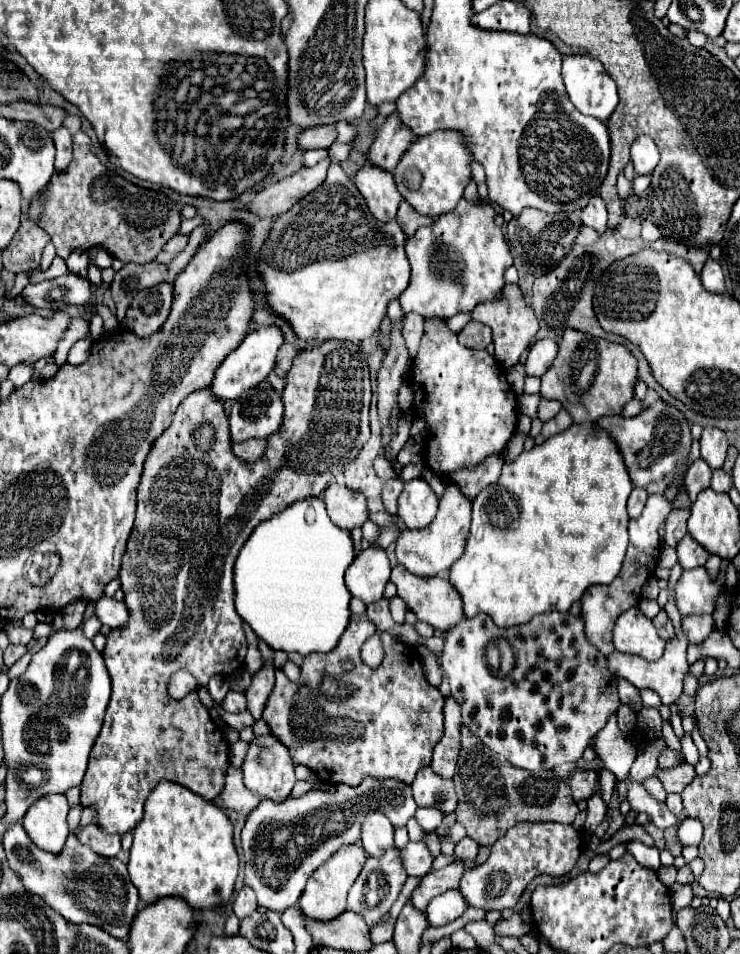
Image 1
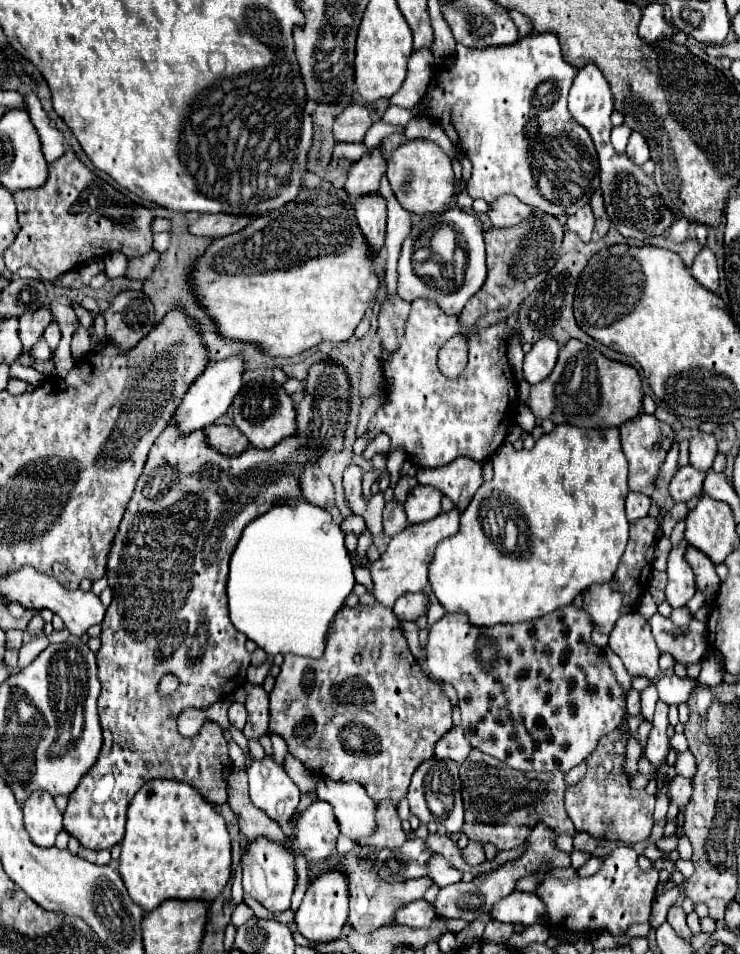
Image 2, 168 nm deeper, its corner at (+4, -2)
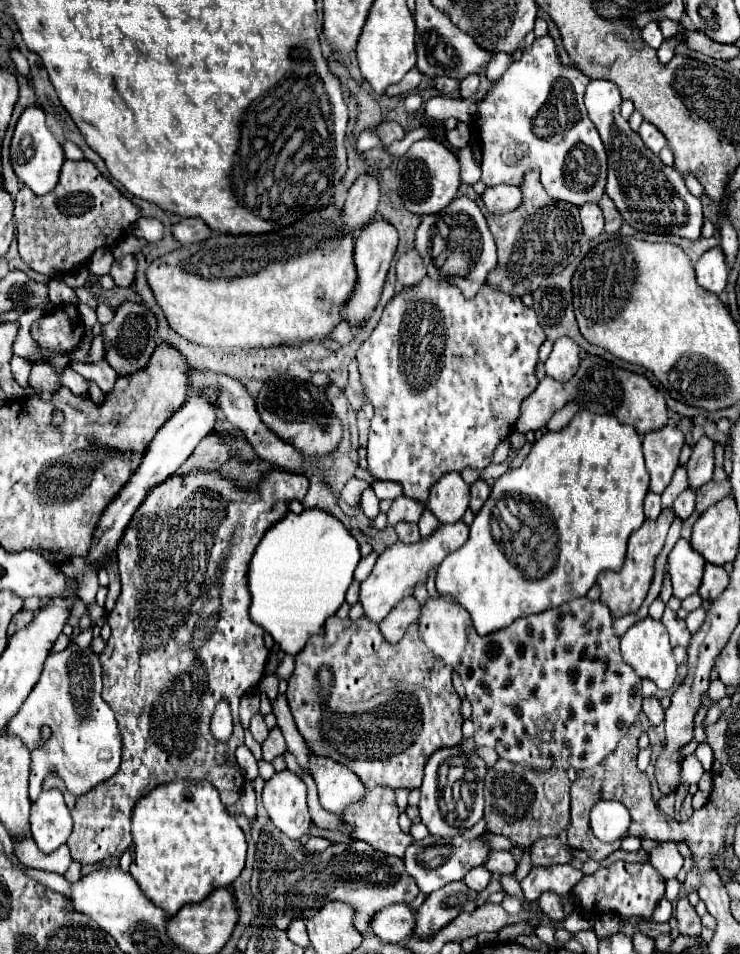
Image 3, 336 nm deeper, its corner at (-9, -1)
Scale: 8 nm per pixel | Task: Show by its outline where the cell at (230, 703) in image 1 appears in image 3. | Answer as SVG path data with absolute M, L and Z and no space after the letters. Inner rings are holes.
M256 712L252 716L252 720L250 720L250 732L252 732L252 736L254 736L256 742L264 742L264 738L268 736L268 726L264 724L264 718L262 718L260 712Z

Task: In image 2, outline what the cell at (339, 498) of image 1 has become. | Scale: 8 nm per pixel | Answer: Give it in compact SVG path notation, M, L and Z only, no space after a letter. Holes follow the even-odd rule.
M315 465L303 467L299 473L299 485L303 487L303 497L309 503L317 507L333 503L333 485L319 467Z

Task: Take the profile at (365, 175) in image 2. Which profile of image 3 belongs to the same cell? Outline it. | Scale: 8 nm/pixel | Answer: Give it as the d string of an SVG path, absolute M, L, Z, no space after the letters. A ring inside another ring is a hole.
M362 174L352 188L348 190L348 198L344 204L344 226L348 230L356 230L370 222L376 214L376 206L380 202L380 182L374 174Z

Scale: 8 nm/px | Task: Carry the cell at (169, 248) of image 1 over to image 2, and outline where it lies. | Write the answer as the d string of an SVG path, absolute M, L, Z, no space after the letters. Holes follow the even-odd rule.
M149 251L149 255L141 255L139 259L129 259L125 277L127 279L145 279L145 277L149 277L155 263L157 263L157 259L159 259L157 251Z

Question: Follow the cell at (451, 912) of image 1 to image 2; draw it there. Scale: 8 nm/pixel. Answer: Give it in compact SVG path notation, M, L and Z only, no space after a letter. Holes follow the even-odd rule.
M417 899L415 903L409 903L407 907L401 907L399 911L395 911L393 923L407 925L407 927L427 927L435 917L437 915L433 907L427 901Z

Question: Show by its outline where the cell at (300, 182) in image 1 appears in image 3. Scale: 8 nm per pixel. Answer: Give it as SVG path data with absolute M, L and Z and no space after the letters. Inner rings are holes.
M186 218L174 226L174 236L180 240L184 246L188 244L198 244L204 242L206 238L214 236L214 230L210 230L202 218Z

